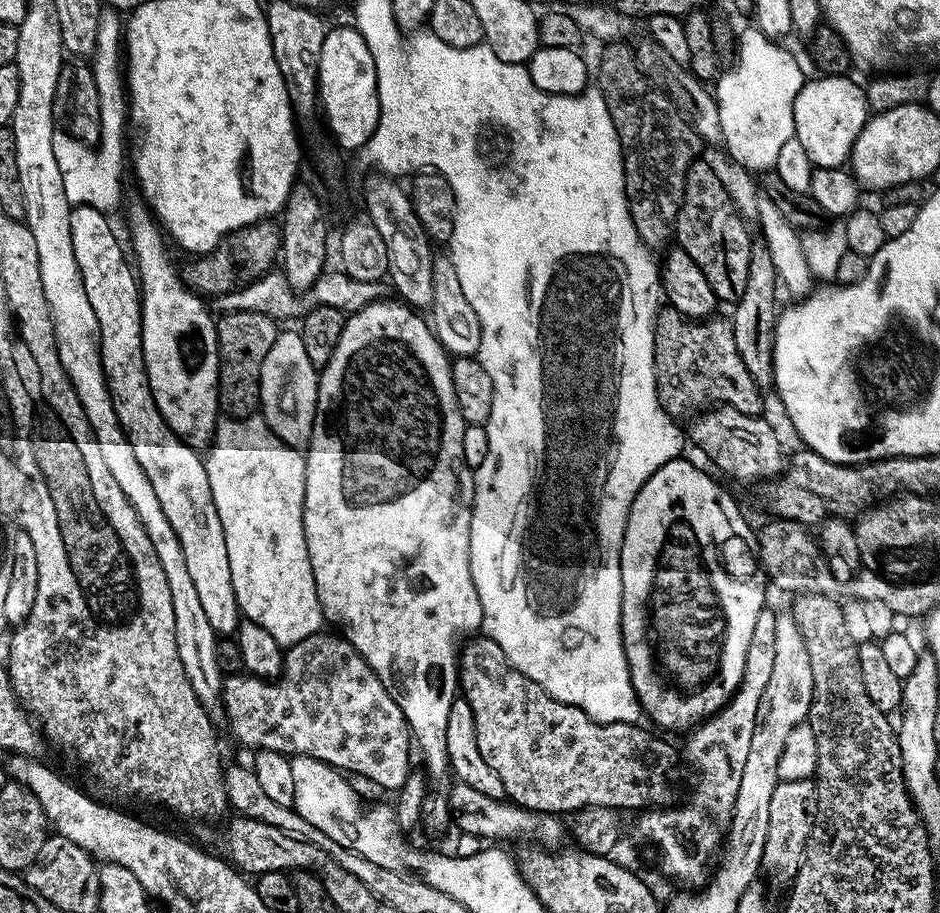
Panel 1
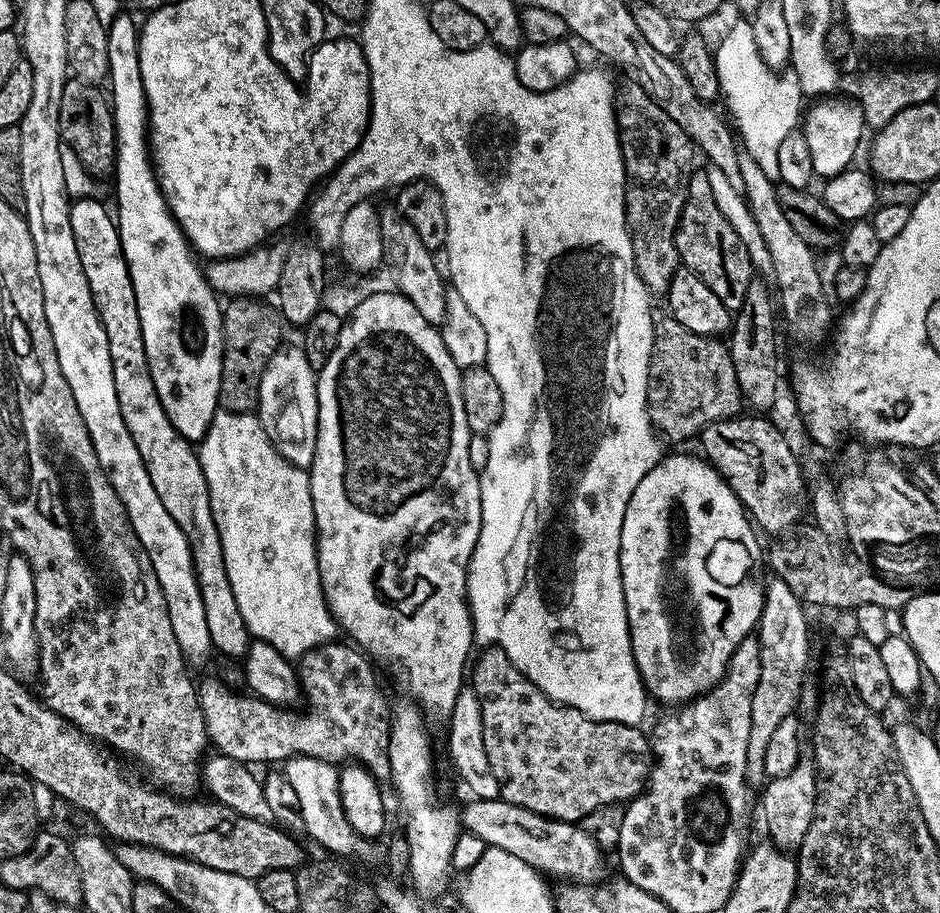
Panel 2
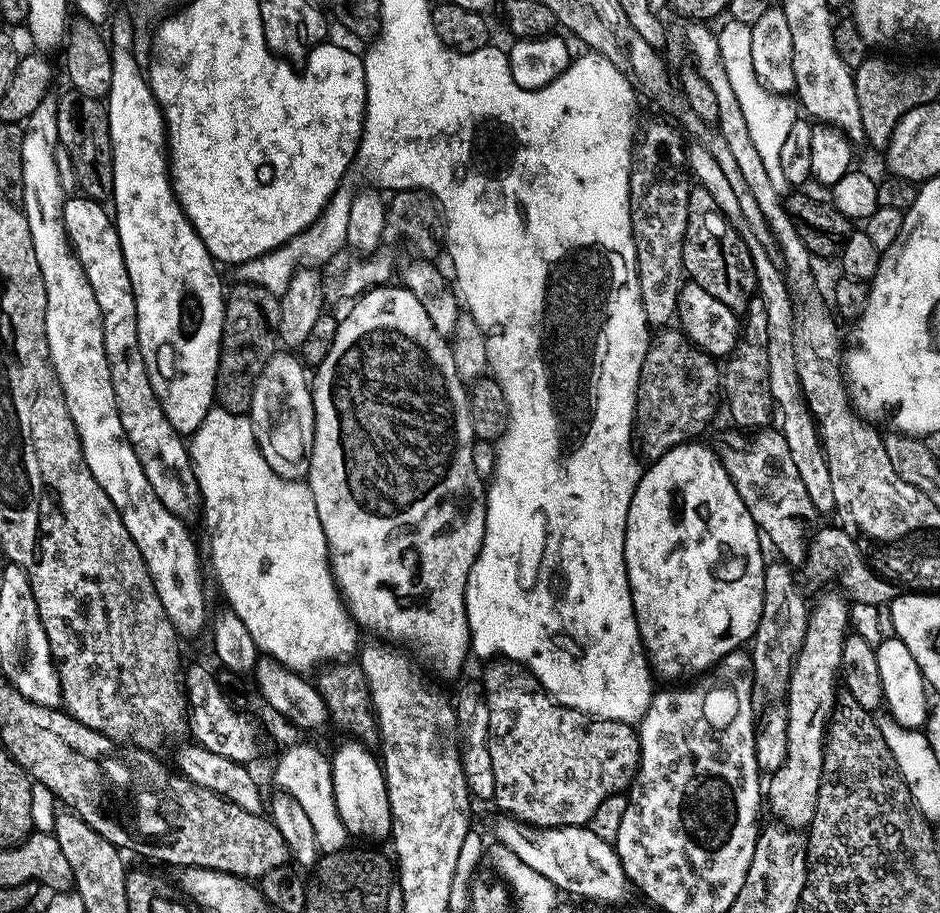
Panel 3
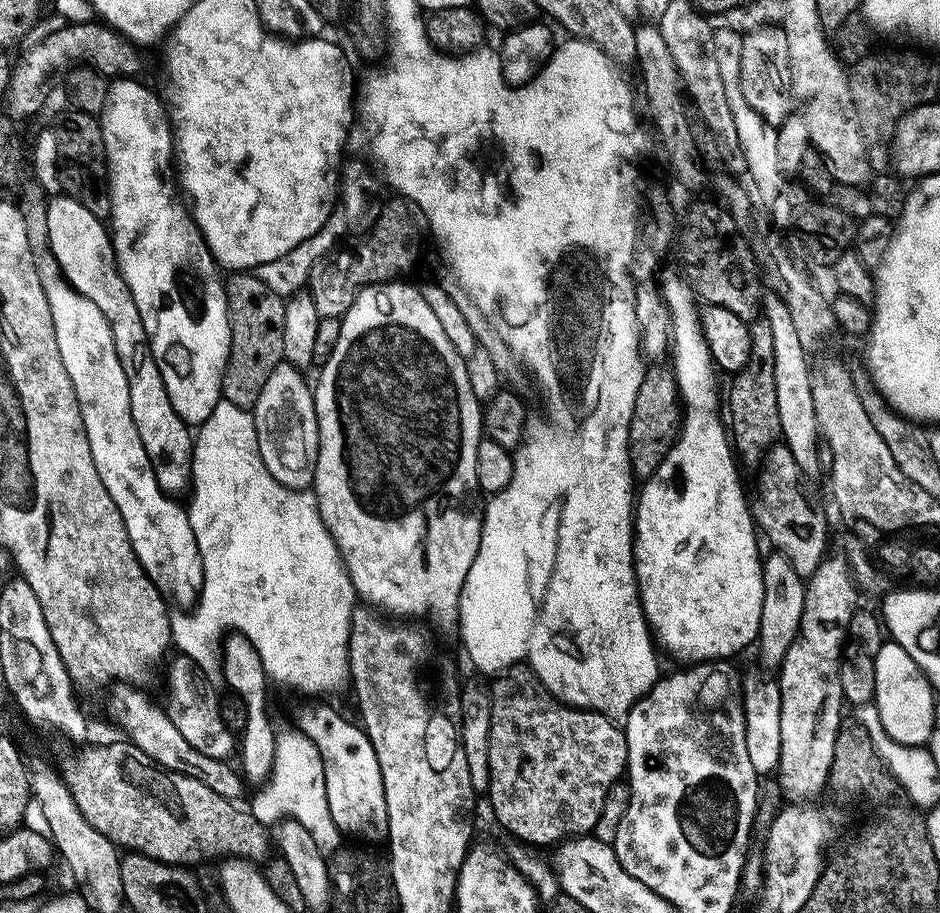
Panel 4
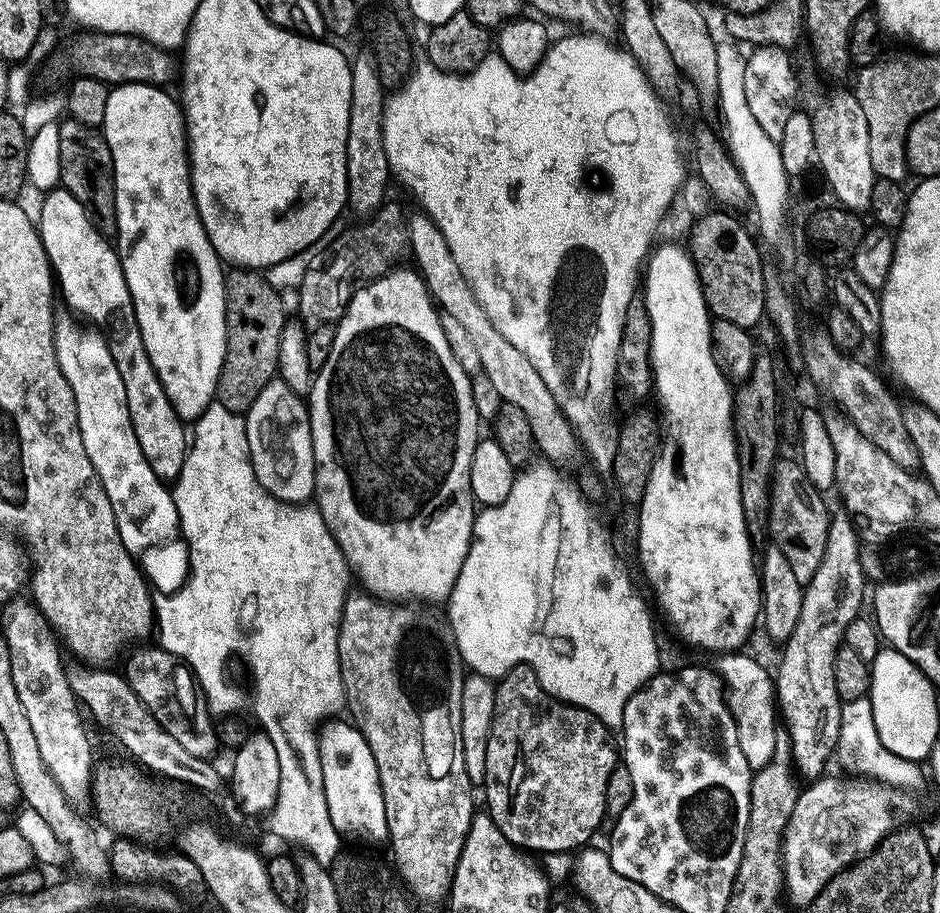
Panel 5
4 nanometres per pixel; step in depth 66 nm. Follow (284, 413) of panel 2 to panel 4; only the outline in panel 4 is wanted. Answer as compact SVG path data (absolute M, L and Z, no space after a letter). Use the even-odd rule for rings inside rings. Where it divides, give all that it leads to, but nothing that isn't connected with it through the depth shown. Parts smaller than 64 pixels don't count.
M281 362L262 386L254 409L256 441L260 457L287 488L304 490L313 483L320 431L316 421L316 401L310 384L303 380L301 369Z

